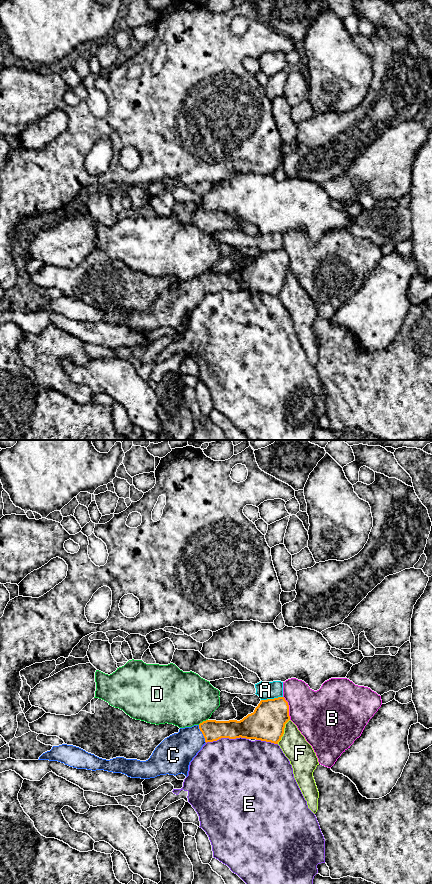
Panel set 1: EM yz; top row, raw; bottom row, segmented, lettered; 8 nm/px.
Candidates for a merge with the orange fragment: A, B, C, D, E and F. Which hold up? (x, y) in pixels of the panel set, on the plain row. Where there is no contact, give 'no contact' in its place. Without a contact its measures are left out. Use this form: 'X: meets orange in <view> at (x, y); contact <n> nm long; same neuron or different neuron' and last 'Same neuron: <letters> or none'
A: meets orange in yz at (271, 251); contact 180 nm long; different neuron
B: meets orange in yz at (288, 260); contact 200 nm long; different neuron
C: meets orange in yz at (202, 285); contact 160 nm long; same neuron
D: meets orange in yz at (203, 273); contact 90 nm long; different neuron
E: meets orange in yz at (227, 289); contact 340 nm long; different neuron
F: meets orange in yz at (283, 283); contact 220 nm long; different neuron
Same neuron: C

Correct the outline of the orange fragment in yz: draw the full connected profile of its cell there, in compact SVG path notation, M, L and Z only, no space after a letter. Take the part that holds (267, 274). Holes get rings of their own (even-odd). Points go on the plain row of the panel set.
M278 249L274 251L261 252L258 258L255 260L254 264L248 266L242 272L229 272L229 273L216 273L216 272L206 272L200 275L199 277L194 277L192 279L180 280L178 285L174 285L169 289L165 290L153 303L150 310L146 313L140 313L137 311L126 311L124 309L116 309L110 312L102 311L94 306L88 305L85 302L73 298L62 296L59 298L53 298L50 303L43 305L38 312L49 312L49 313L58 313L64 315L73 320L77 321L87 321L87 322L104 322L113 325L122 325L131 330L141 330L141 331L150 331L155 330L160 327L178 327L184 326L186 329L188 328L189 317L193 310L197 307L197 305L202 301L202 299L207 294L217 293L221 290L246 290L246 291L256 291L266 294L271 294L274 296L278 296L281 292L281 289L284 286L285 276L290 272L289 268L289 257L284 249Z

